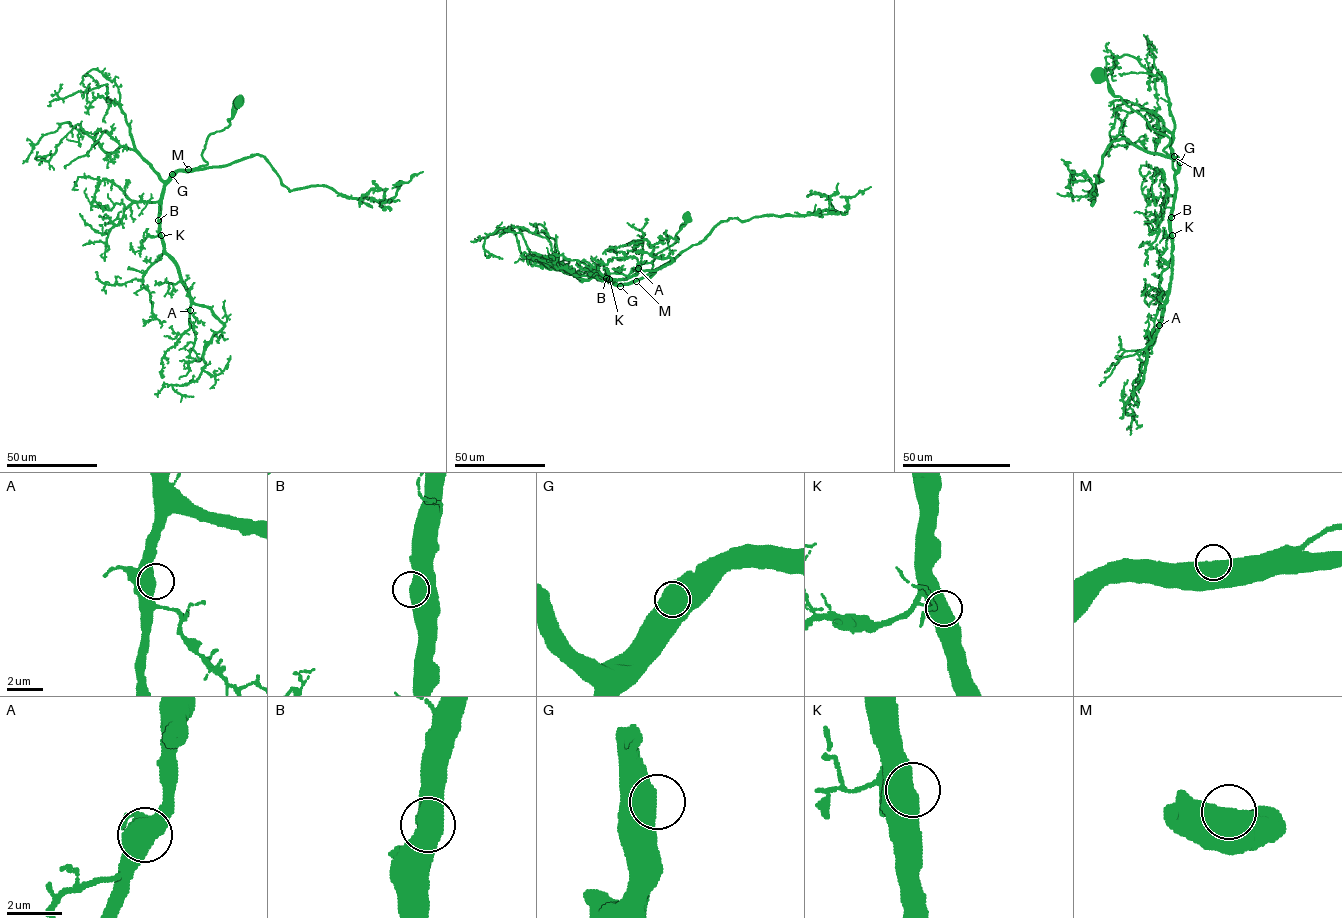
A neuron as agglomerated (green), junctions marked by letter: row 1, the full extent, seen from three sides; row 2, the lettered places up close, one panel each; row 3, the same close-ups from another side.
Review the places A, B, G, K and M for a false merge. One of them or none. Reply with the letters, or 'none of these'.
none of these

